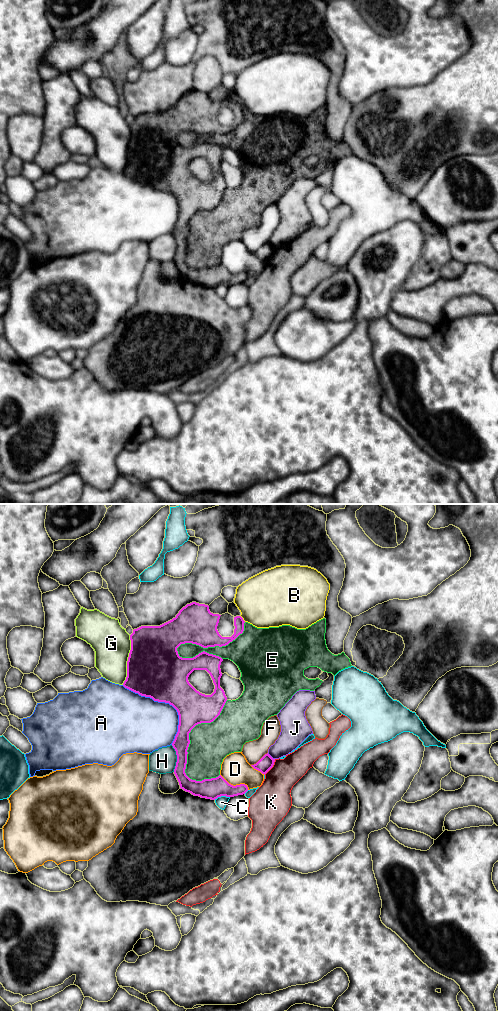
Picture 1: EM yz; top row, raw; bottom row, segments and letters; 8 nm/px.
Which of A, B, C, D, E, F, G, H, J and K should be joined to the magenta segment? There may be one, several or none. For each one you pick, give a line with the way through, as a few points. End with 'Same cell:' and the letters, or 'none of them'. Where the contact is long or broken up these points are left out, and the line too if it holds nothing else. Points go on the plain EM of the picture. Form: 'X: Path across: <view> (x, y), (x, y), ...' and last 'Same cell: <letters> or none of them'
Same cell: none of them

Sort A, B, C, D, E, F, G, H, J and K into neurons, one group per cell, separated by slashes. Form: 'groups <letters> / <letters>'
groups A / B / C / D / E / F / G / H / J / K

